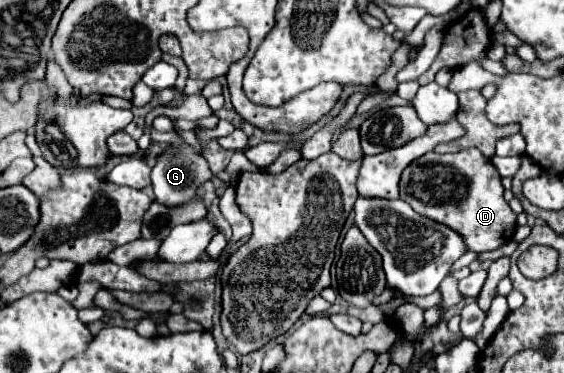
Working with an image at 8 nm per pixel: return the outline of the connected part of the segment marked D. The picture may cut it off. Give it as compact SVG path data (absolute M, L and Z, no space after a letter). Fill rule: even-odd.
M474 147L448 155L432 151L414 159L402 173L400 199L420 215L444 223L462 235L466 249L474 253L498 249L510 241L516 231L516 213L504 199L500 173L490 159Z

